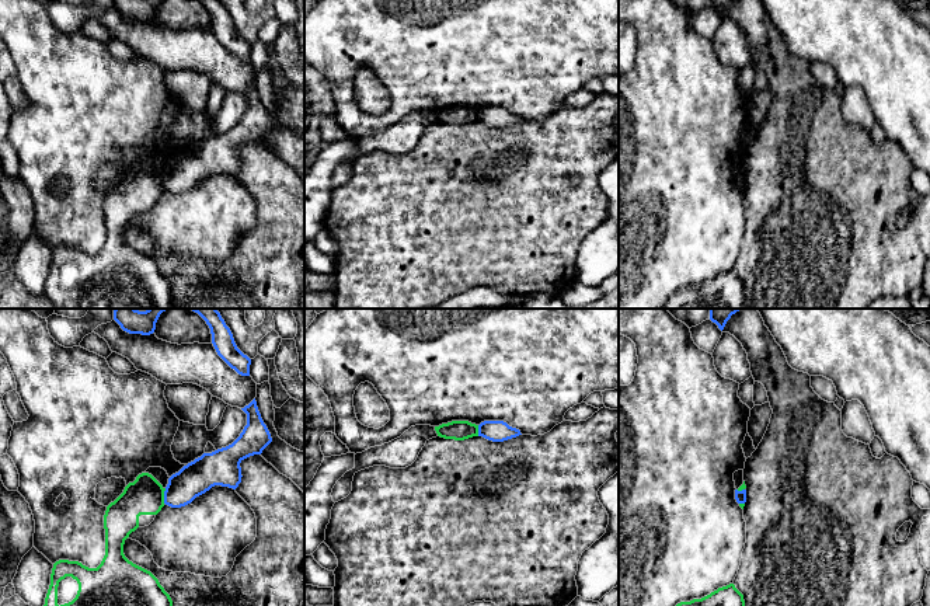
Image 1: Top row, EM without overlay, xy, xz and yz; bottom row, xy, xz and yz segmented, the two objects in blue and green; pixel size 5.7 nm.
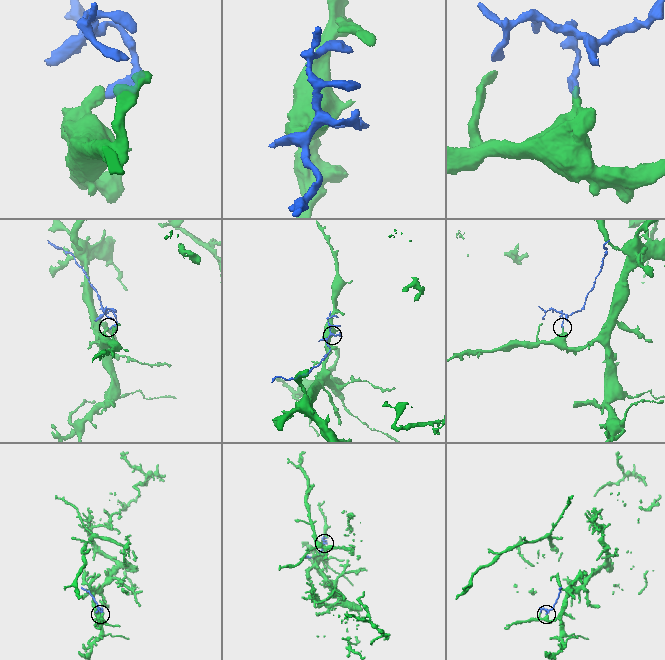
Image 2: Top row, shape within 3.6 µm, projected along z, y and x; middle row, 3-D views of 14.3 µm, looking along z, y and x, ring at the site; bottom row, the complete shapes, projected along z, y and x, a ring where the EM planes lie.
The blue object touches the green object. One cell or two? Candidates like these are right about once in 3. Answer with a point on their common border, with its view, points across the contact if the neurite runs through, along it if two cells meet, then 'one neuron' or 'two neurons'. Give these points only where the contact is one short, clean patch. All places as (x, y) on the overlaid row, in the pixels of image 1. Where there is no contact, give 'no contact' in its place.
xy (164, 495) | two neurons

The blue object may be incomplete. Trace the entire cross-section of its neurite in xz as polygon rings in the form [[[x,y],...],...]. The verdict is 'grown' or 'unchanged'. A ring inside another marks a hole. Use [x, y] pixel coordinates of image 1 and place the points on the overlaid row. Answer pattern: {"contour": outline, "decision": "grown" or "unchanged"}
{"contour": [[[484,421],[478,425],[478,436],[492,442],[504,442],[522,435],[519,429],[509,426],[504,421]]], "decision": "unchanged"}

